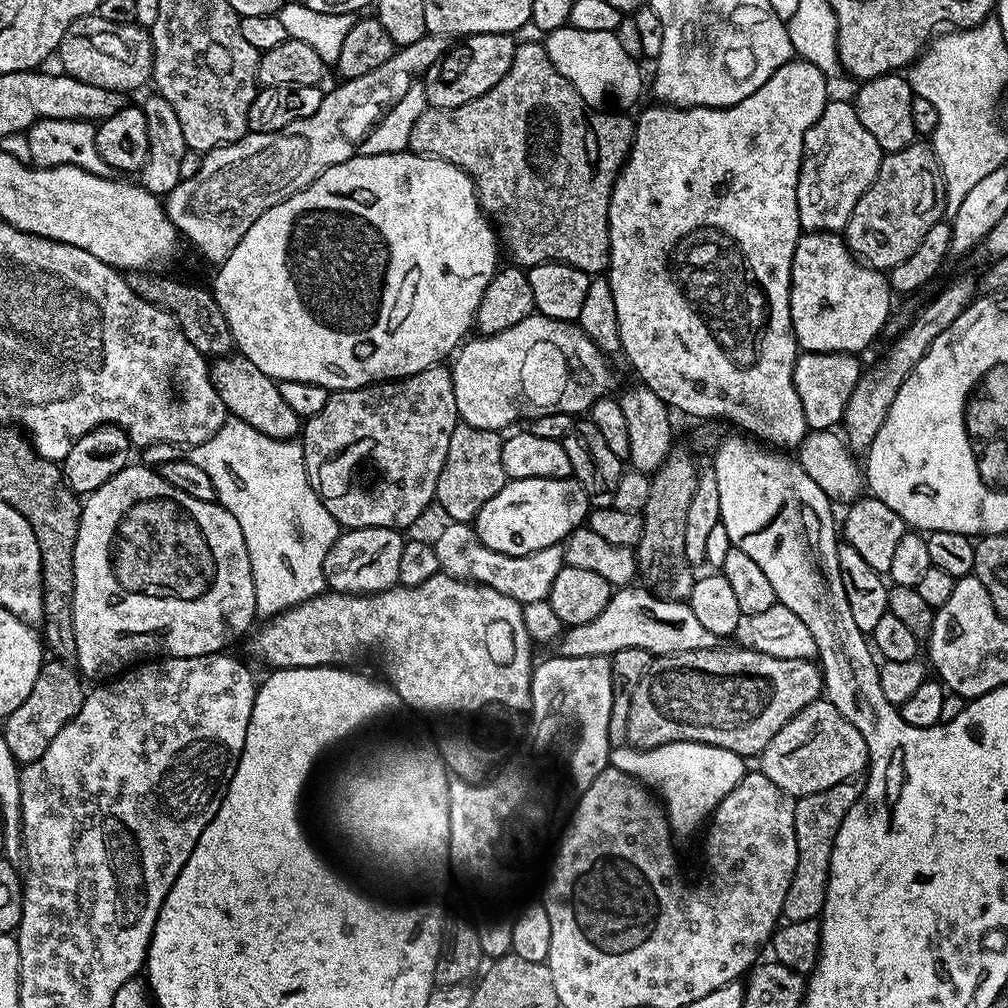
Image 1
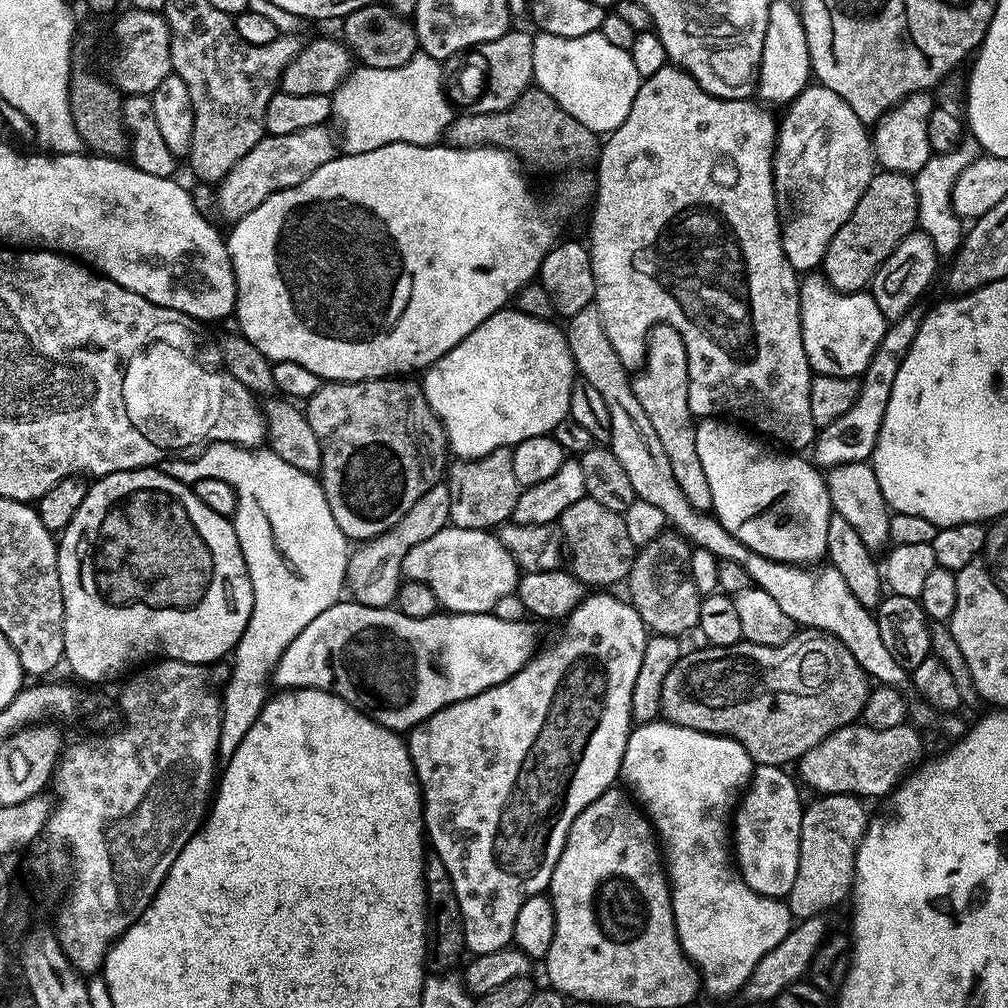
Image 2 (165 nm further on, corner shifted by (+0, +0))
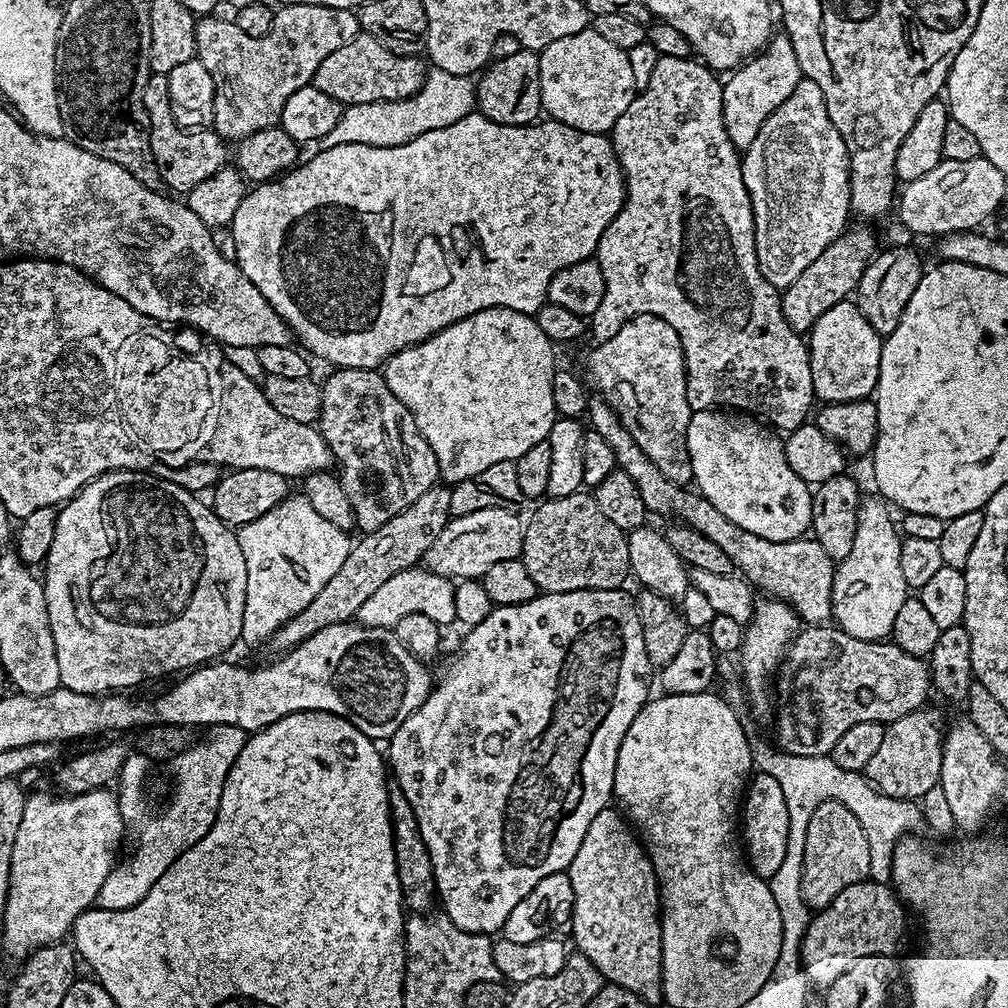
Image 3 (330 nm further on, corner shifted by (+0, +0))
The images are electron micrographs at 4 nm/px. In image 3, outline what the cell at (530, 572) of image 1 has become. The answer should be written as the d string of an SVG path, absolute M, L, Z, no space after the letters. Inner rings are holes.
M423 566L404 569L394 574L362 603L355 614L359 623L371 628L395 629L399 620L406 618L406 614L426 614L426 618L434 618L434 622L447 626L456 620L455 592L457 585L449 577L429 572Z

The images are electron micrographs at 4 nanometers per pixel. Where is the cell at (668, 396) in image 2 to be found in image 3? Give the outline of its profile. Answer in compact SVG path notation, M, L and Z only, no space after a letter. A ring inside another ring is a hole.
M638 314L620 327L614 338L599 341L588 356L588 372L601 397L616 409L642 454L662 470L670 482L693 483L688 449L692 407L686 398L686 366L678 330L654 314Z

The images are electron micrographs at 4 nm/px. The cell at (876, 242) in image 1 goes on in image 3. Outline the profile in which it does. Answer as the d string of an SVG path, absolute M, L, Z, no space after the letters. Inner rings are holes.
M849 227L838 239L830 242L830 246L826 246L826 250L822 250L822 254L818 254L818 258L814 258L814 262L810 262L810 266L806 266L806 270L802 270L802 274L798 274L798 278L794 278L794 282L790 282L788 288L783 289L780 305L786 322L790 322L790 326L795 332L801 334L811 332L814 322L818 322L818 318L822 314L826 314L826 310L830 310L830 306L849 299L855 293L866 266L870 261L876 259L877 255L875 234L868 228Z

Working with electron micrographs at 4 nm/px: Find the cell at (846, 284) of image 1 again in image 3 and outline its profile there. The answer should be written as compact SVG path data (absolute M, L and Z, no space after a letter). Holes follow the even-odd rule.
M851 299L830 306L830 310L826 310L826 314L822 314L818 322L814 322L812 331L807 333L806 343L814 382L814 397L817 401L833 404L867 400L875 393L882 358L882 337L876 333L874 326L870 326L870 322L866 322L866 314L862 314L862 310Z

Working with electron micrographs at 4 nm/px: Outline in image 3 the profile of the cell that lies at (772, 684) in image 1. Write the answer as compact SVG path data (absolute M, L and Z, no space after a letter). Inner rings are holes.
M808 626L797 635L796 639L789 644L787 653L778 669L778 679L775 681L774 688L778 693L779 699L780 696L784 699L784 709L781 710L780 717L776 720L777 741L775 743L781 752L806 754L807 756L829 755L834 742L838 742L838 738L842 738L842 734L846 734L846 730L850 730L850 726L858 726L858 722L878 722L887 726L893 720L902 718L906 714L921 711L929 703L928 692L931 693L933 691L932 673L929 672L927 663L921 657L914 654L906 654L897 644L885 642L884 640L859 640L835 626Z

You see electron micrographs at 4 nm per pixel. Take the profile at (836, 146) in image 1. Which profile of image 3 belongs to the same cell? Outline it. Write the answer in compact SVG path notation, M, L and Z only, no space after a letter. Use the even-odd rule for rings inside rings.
M801 78L794 94L762 122L758 138L743 149L742 176L754 210L758 266L775 288L786 289L850 224L846 142L830 122L818 82Z

